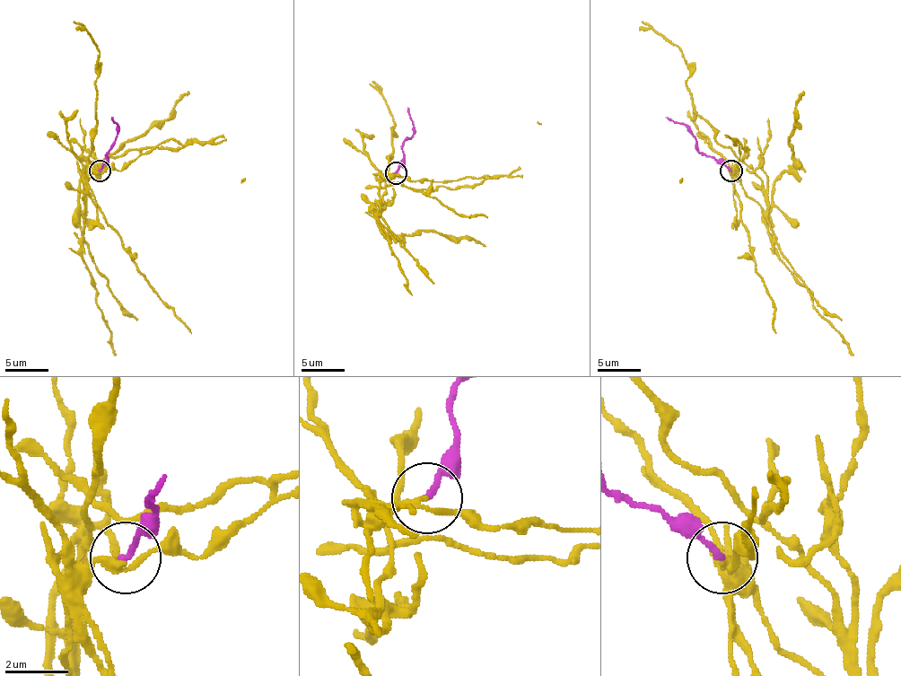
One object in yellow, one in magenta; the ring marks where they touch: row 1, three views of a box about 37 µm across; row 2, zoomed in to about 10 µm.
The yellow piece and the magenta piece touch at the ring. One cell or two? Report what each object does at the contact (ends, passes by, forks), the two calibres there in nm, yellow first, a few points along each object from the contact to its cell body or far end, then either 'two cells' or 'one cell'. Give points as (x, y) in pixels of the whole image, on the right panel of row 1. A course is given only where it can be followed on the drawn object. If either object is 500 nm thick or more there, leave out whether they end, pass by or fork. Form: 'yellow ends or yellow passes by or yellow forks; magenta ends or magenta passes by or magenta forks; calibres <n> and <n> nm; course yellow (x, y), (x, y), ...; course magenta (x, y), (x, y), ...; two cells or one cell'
yellow passes by; magenta ends; calibres 170 and 190 nm; course yellow (731, 171), (765, 210), (762, 179), (716, 141), (716, 132), (695, 110), (684, 53), (642, 21); course magenta (731, 171), (703, 153), (695, 136), (681, 123), (666, 117); two cells

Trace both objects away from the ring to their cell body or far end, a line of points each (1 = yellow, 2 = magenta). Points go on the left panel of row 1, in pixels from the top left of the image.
1: (99, 171), (83, 184), (83, 210), (97, 110), (94, 83), (99, 53), (88, 33), (73, 21)
2: (99, 171), (108, 161), (106, 153), (117, 136), (117, 123), (112, 117)

